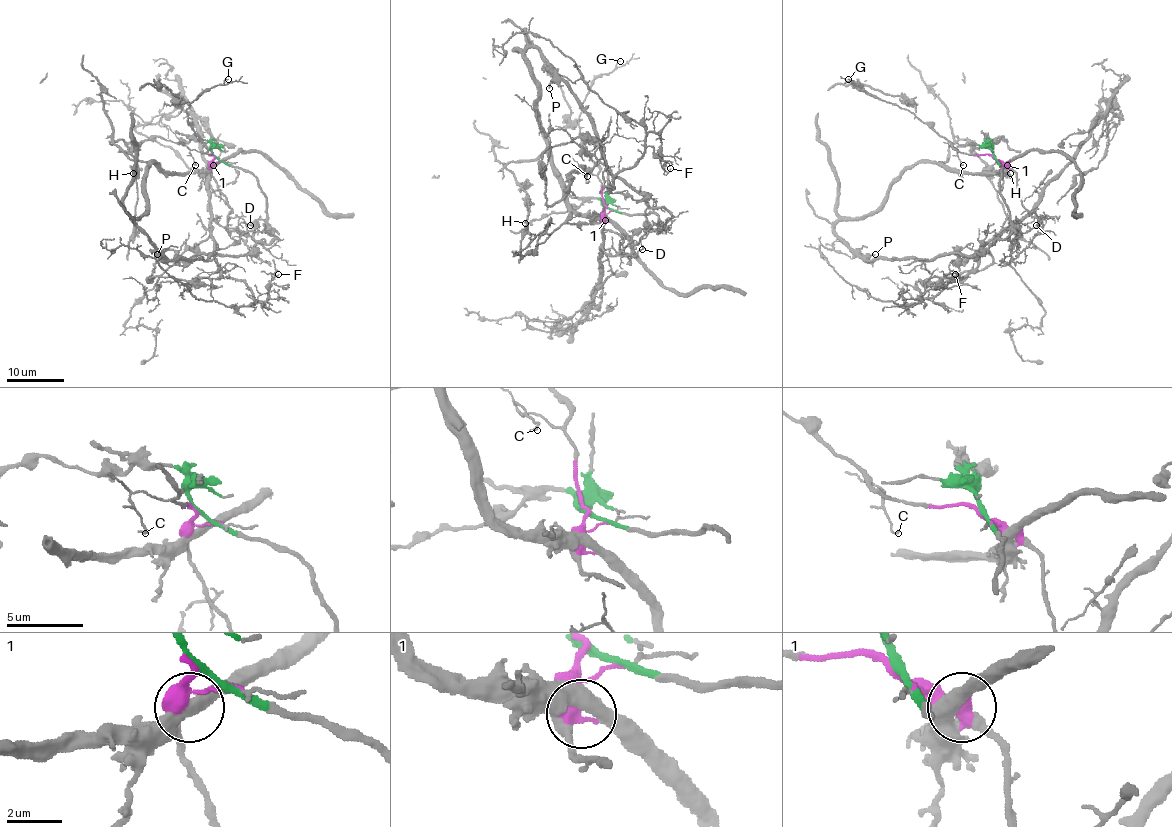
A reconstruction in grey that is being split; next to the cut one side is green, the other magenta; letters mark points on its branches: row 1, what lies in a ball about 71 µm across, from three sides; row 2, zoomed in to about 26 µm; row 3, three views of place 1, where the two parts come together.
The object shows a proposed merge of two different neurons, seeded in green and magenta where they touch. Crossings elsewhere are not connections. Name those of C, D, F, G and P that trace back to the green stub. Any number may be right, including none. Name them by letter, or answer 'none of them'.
P

